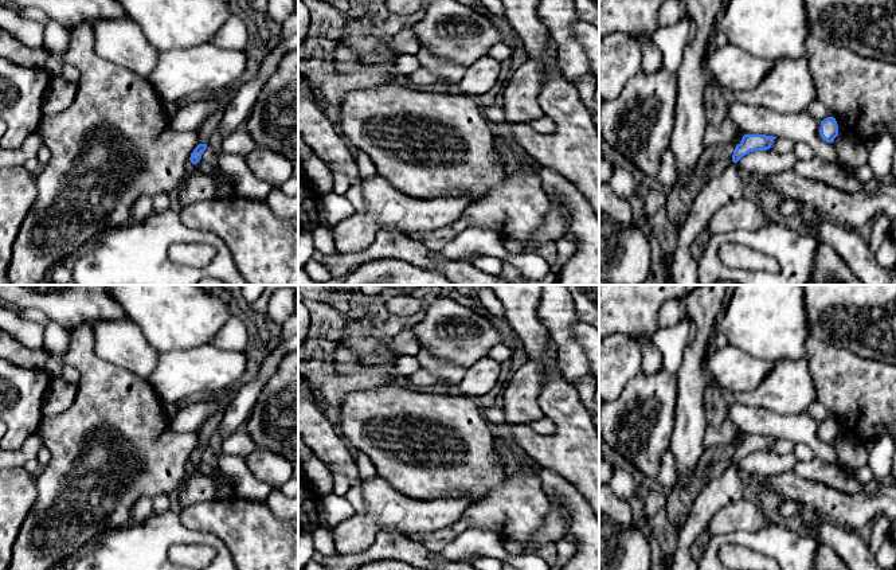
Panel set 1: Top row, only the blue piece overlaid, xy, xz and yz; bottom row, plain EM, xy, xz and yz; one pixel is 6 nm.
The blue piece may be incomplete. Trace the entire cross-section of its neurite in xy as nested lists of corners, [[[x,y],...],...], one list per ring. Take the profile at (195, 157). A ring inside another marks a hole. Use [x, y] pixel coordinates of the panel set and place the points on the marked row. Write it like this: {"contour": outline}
{"contour": [[[199,144],[191,153],[191,165],[185,181],[176,191],[176,196],[183,207],[199,200],[208,200],[216,196],[216,186],[214,180],[203,173],[197,167],[197,163],[200,161],[201,155],[206,149],[207,144]]]}

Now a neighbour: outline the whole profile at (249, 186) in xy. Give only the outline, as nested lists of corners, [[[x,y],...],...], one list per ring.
[[[222,152],[218,167],[235,179],[235,195],[253,200],[266,200],[273,184],[258,179],[247,167],[244,156]]]

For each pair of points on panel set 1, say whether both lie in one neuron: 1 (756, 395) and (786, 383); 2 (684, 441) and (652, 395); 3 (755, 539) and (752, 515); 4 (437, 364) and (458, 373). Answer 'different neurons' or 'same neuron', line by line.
1: same neuron
2: different neurons
3: different neurons
4: same neuron

